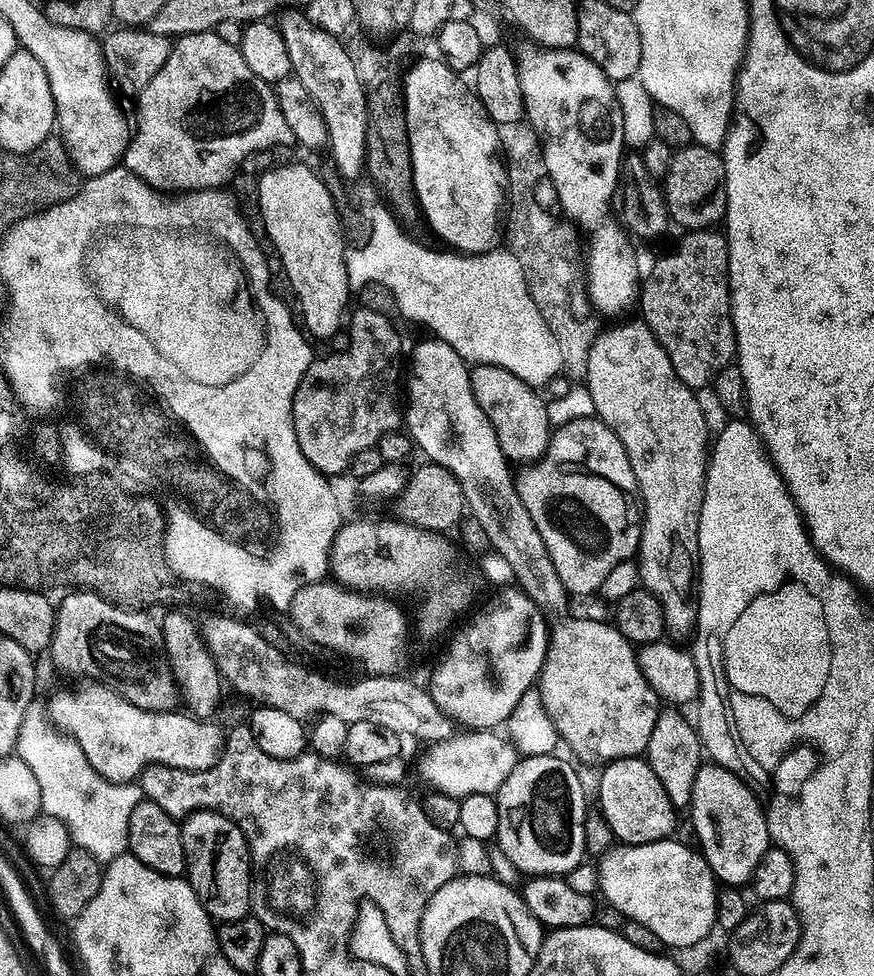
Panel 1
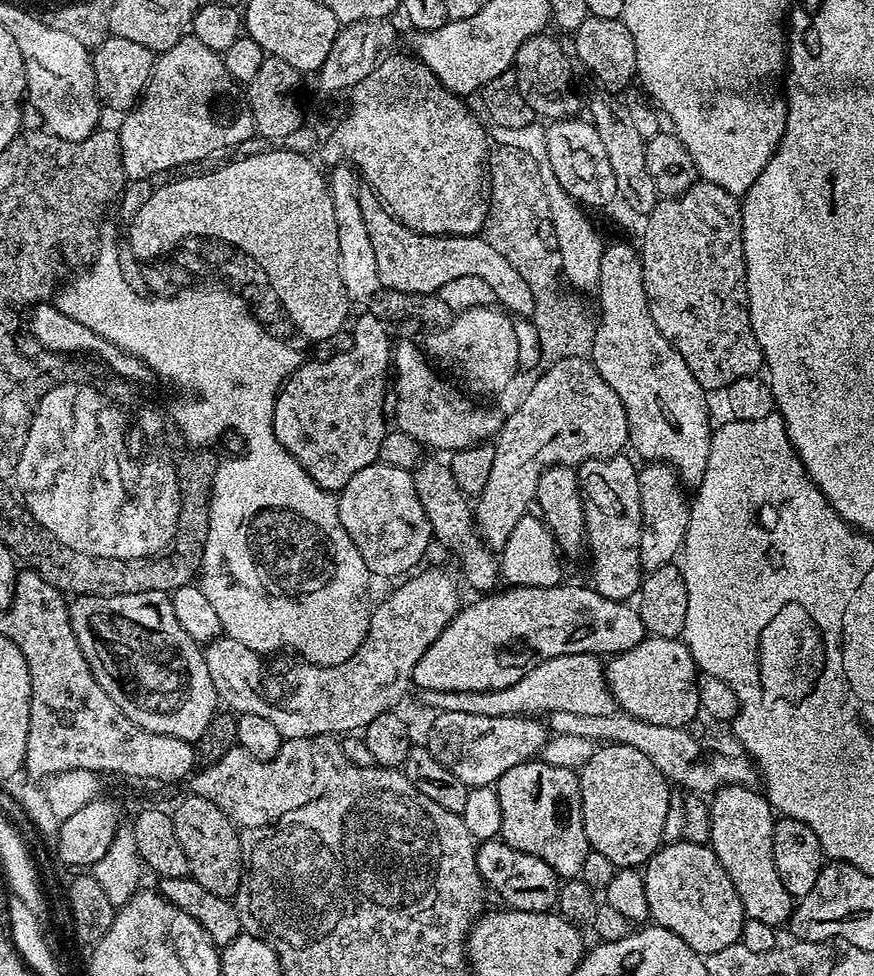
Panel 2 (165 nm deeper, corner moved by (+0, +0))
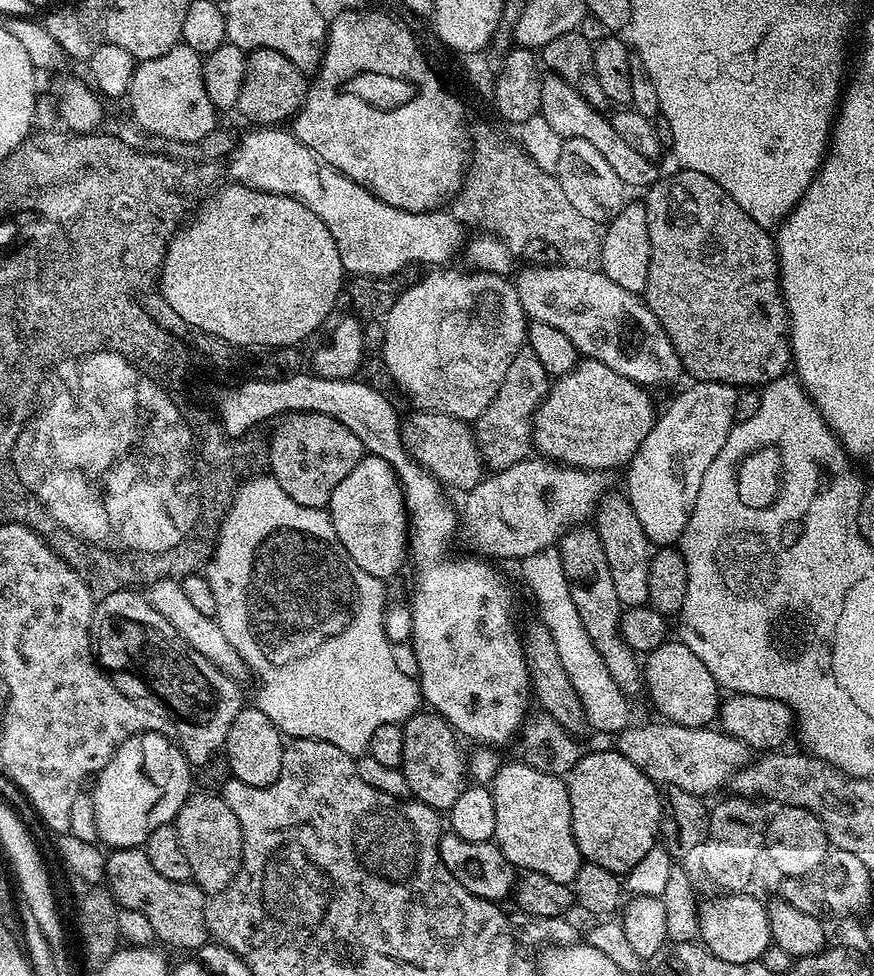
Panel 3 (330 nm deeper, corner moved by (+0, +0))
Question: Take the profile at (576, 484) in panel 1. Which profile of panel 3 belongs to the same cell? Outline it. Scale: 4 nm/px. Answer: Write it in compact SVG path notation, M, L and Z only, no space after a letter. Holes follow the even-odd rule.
M608 490L600 497L594 513L594 527L602 538L602 546L606 550L606 558L614 574L614 586L618 590L621 605L630 608L647 605L648 571L653 549L650 547L646 530L642 530L642 522L638 522L638 514L634 514L628 497L623 491Z

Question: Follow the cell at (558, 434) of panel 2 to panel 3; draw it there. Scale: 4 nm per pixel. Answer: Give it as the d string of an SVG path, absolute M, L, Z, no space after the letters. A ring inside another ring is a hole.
M595 358L581 359L568 373L559 377L549 387L532 420L532 443L541 457L567 464L570 468L585 470L609 470L627 465L642 446L646 434L650 434L654 423L652 400L641 385L630 378L610 370L606 362Z

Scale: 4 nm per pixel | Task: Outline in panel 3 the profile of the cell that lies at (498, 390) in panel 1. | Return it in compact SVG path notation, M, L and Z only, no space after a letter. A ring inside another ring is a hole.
M572 526L560 537L558 551L562 558L562 570L566 570L570 598L574 598L574 606L578 606L578 618L582 618L586 634L590 634L590 642L594 642L594 646L602 654L606 670L610 670L610 678L618 682L625 696L635 698L639 692L641 695L642 660L620 633L622 605L618 598L618 590L614 586L614 574L610 570L606 550L602 546L602 538L595 527Z

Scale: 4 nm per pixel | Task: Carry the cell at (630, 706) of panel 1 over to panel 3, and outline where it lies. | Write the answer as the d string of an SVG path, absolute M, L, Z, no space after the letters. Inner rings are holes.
M669 639L659 644L653 652L647 653L642 664L642 684L646 696L648 692L665 721L687 728L702 728L717 719L722 699L721 689L710 670L706 670L702 658L698 658L694 650L690 650L690 646L679 639Z

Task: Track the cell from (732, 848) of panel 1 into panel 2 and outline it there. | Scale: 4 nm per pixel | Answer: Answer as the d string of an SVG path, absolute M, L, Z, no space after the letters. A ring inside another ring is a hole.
M727 784L711 797L708 809L710 847L718 862L722 862L722 870L726 870L730 882L734 882L745 917L764 922L775 930L787 920L789 923L794 916L794 898L782 886L782 878L778 878L774 866L772 835L776 820L768 797L746 784Z

